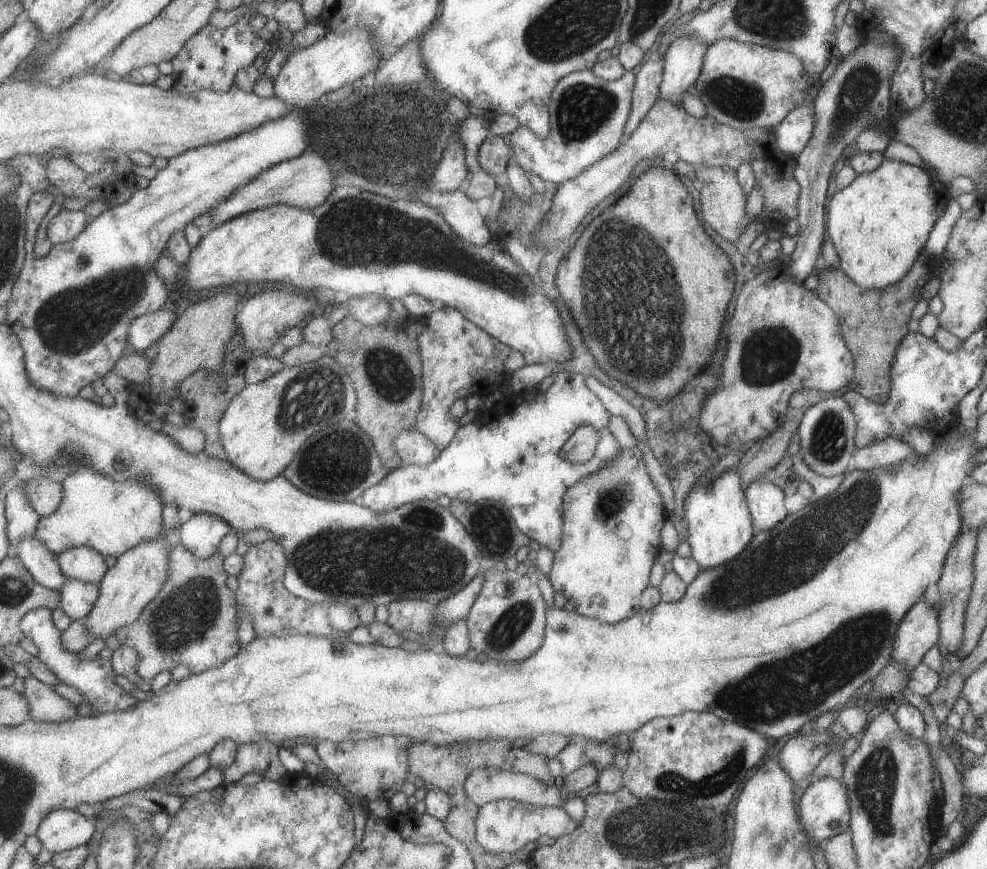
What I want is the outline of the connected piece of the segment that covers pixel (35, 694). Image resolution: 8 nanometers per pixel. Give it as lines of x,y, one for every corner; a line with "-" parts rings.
33,675
24,679
26,682
24,694
32,706
30,714
33,719
61,722
79,717
79,708
61,694
57,694
53,686
37,680

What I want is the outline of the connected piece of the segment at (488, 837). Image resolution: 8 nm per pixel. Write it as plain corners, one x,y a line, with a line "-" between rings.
499,799
480,806
477,815
476,839
490,853
516,853
527,842
535,842
545,834
549,838
569,834
579,823
573,822
559,807
540,807
513,799

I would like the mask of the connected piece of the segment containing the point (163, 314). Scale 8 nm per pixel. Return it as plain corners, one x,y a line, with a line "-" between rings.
170,307
161,308
156,313
140,316
132,324
128,341
136,350
149,348
151,344
157,344
160,338
163,338
173,328
179,317

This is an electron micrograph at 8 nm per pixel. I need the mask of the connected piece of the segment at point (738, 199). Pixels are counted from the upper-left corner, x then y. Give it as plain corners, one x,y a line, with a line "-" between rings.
697,167
695,170
696,189
699,191
699,206
701,208
701,218
721,238
725,238
730,243
735,243
738,236
743,232
745,226
753,221
745,214
745,199
741,185
738,183
735,171
729,167

